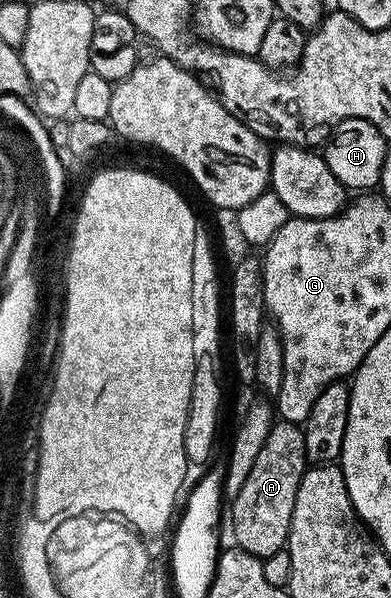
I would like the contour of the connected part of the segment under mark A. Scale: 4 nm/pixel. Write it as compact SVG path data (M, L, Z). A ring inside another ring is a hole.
M278 420L271 427L247 479L243 479L239 495L231 501L236 548L264 559L288 546L295 495L299 491L299 483L306 468L304 428L292 425L290 421Z

